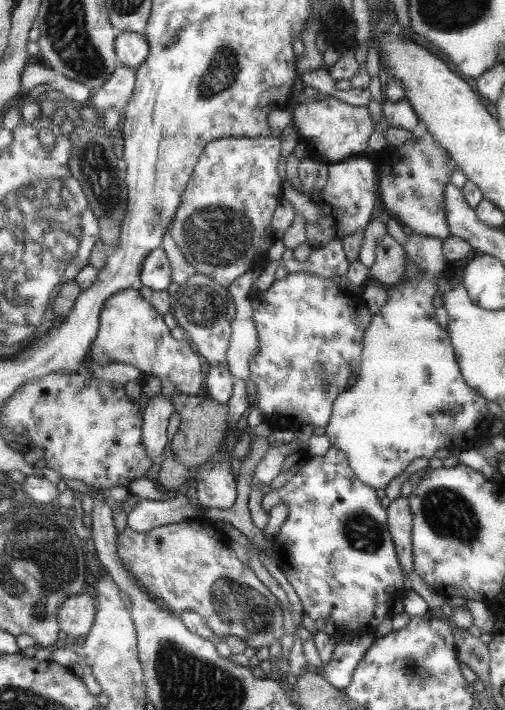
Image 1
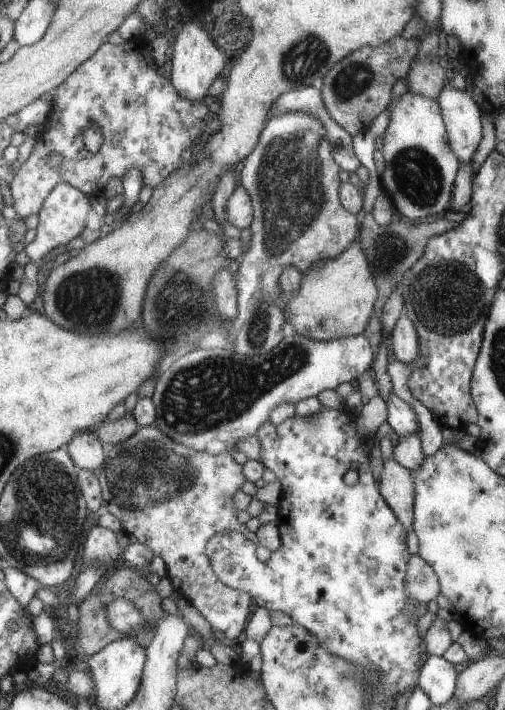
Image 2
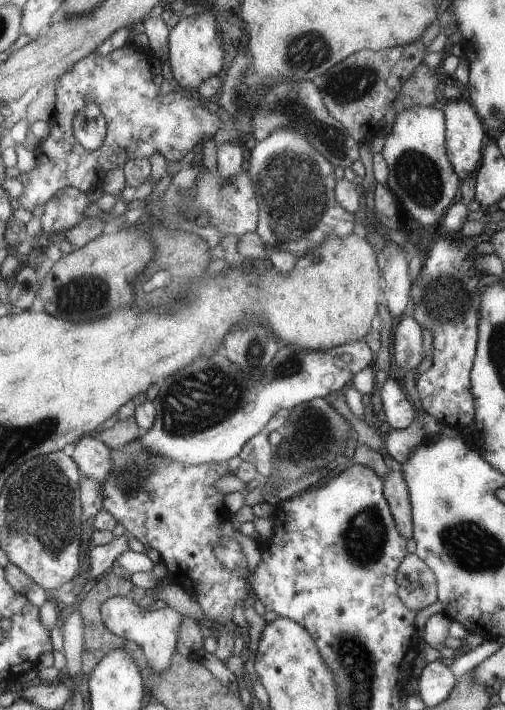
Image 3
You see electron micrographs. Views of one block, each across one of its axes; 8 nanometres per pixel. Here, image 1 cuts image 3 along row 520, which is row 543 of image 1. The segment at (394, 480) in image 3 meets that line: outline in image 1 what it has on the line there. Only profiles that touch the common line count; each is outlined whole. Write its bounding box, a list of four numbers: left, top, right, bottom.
[388,495,414,582]

